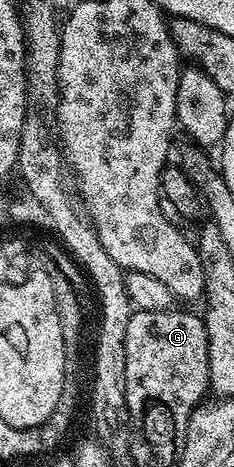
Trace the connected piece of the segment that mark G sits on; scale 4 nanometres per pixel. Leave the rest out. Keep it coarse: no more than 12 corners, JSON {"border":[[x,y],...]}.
{"border":[[135,311],[126,382],[168,378],[194,408],[210,386],[201,315]]}

